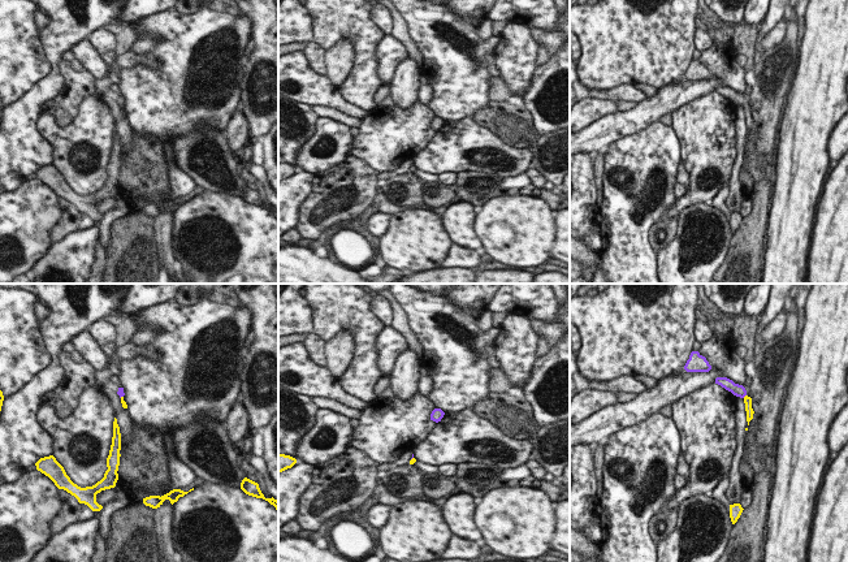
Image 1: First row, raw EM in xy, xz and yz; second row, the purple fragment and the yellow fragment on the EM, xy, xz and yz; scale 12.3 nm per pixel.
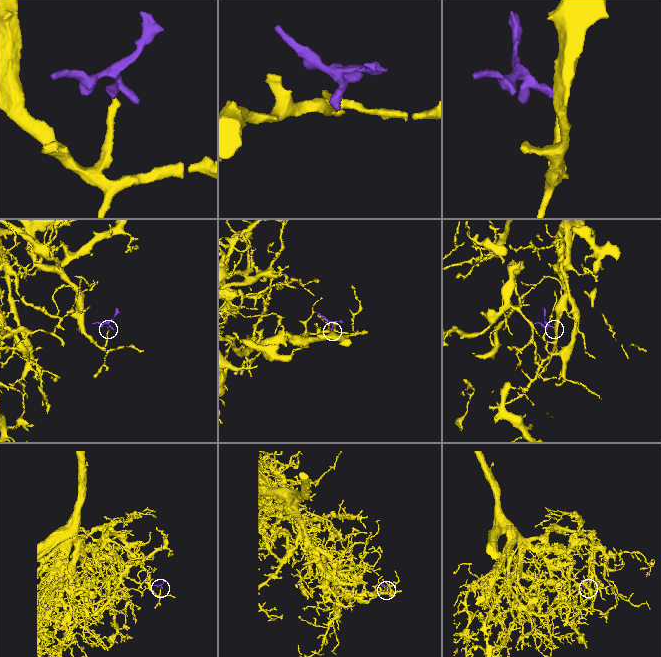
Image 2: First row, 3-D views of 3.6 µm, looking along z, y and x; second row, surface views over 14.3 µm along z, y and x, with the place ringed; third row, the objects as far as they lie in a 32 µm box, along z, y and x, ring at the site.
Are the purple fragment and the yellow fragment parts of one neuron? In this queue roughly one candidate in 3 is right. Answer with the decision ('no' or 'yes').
yes

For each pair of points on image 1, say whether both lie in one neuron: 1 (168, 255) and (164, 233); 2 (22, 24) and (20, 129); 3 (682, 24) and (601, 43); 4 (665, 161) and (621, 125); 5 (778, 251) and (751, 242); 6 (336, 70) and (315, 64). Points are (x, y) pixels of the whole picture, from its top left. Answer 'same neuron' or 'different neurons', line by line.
1: same neuron
2: different neurons
3: same neuron
4: different neurons
5: different neurons
6: different neurons

